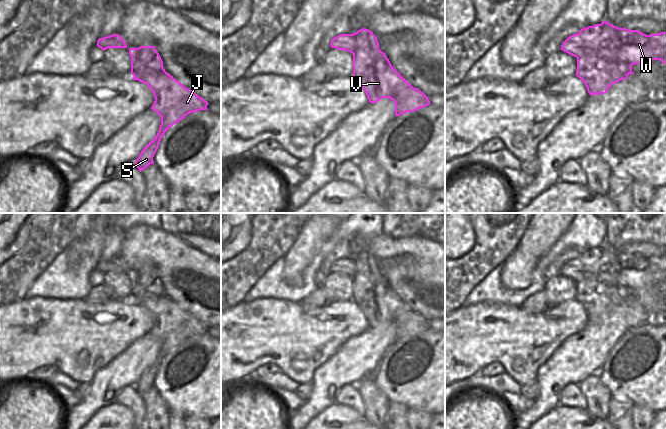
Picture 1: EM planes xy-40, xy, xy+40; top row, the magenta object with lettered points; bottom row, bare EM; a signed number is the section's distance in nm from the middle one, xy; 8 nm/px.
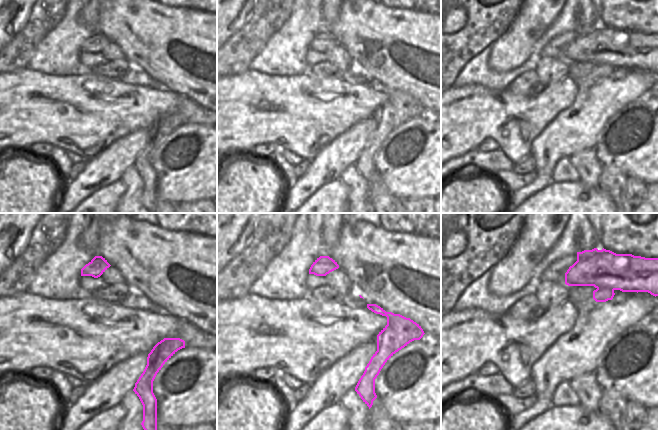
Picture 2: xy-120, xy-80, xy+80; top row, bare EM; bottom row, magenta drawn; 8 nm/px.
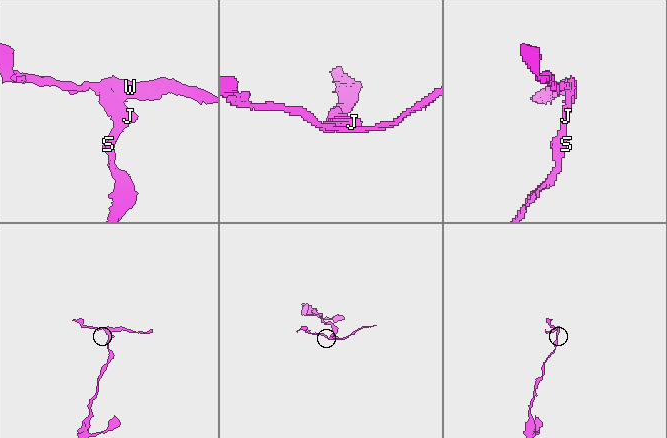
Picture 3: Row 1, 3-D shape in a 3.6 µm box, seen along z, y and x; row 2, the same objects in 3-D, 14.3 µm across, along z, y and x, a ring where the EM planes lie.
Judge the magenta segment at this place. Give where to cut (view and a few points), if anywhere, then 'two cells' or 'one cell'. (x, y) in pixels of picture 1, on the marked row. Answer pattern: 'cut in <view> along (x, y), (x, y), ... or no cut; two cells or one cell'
cut in xy+40 along (577, 57), (595, 54), (630, 66); two cells

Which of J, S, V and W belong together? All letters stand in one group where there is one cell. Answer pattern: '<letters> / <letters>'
J S V / W

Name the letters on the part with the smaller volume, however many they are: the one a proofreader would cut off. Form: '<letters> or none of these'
W

